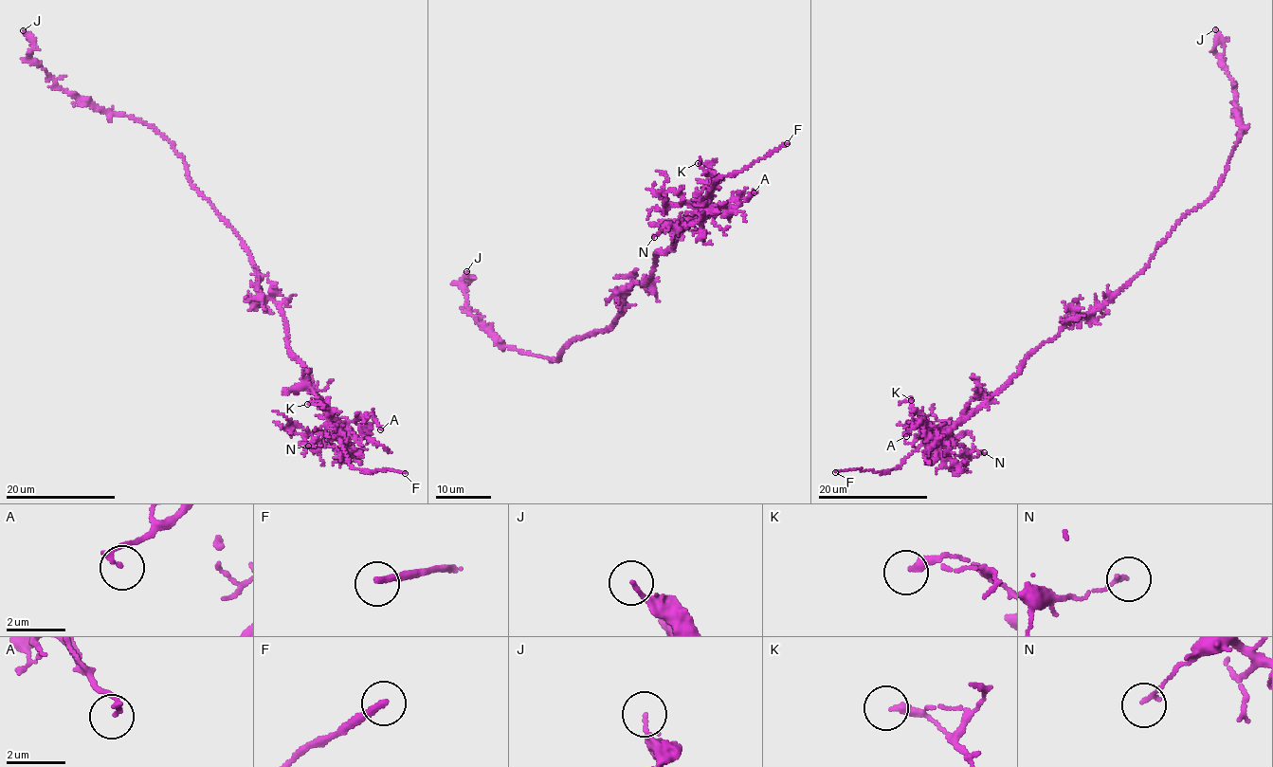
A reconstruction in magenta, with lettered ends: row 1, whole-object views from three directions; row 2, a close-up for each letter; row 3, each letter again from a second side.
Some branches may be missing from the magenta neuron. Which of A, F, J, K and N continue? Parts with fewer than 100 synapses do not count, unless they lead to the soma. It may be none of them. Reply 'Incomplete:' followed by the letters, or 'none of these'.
Incomplete: F

